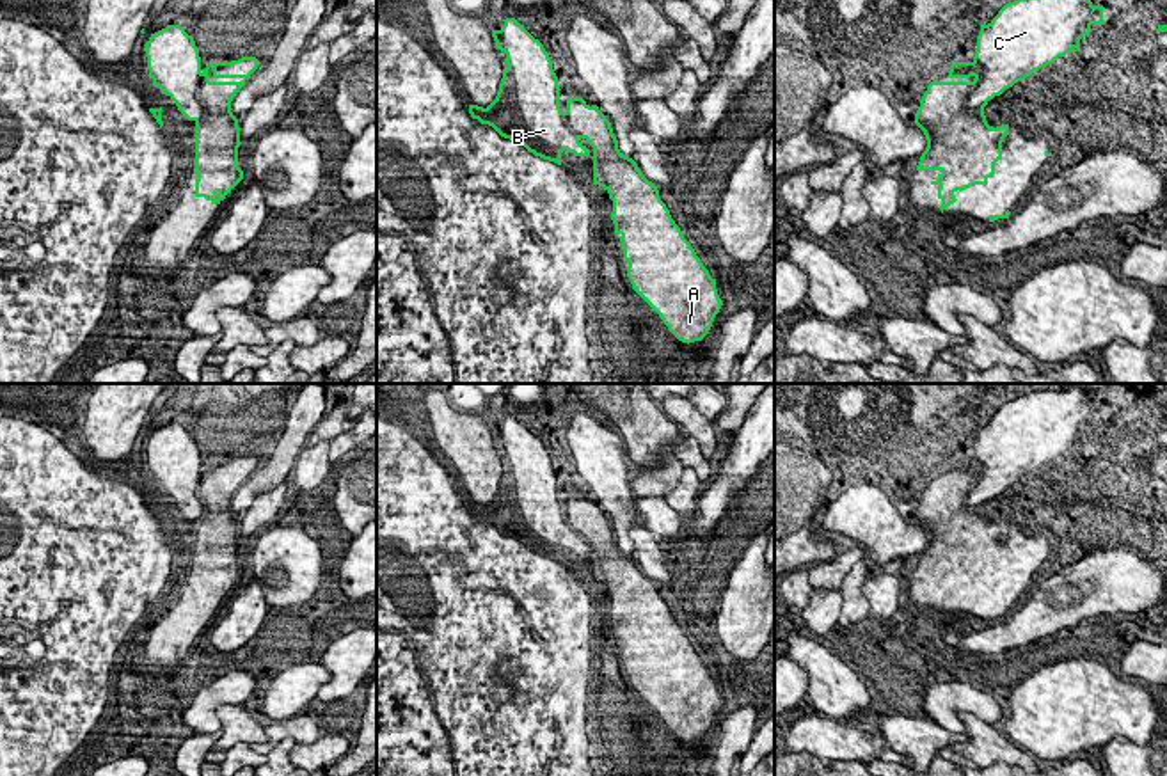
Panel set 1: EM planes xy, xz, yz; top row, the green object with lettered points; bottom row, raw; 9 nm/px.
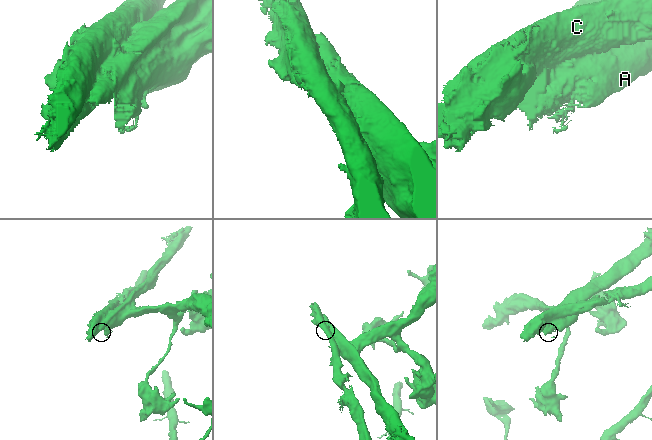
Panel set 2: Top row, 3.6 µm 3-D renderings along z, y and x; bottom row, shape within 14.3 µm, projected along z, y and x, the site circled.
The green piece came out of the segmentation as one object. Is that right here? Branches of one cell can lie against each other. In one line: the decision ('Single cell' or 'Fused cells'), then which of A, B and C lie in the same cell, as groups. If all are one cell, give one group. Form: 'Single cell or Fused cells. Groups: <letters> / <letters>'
Fused cells. Groups: A / B C

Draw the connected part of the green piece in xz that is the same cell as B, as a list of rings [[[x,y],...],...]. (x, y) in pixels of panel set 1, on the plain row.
[[[506,416],[504,423],[499,428],[492,428],[496,446],[506,451],[504,460],[508,462],[503,467],[503,476],[496,497],[487,504],[469,503],[469,511],[472,517],[478,517],[481,522],[492,524],[501,534],[515,538],[524,543],[535,554],[554,559],[561,563],[561,550],[567,547],[574,554],[593,554],[593,582],[607,588],[607,570],[611,563],[622,556],[618,547],[618,538],[613,531],[611,520],[599,508],[597,503],[588,503],[583,495],[567,495],[567,508],[560,506],[560,483],[558,474],[552,467],[552,458],[545,449],[544,442],[535,437],[524,423],[515,416]]]

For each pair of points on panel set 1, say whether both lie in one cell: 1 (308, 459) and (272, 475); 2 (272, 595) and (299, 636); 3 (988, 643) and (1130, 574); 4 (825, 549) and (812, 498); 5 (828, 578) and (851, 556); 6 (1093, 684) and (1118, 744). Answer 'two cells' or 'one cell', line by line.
1: two cells
2: one cell
3: one cell
4: one cell
5: one cell
6: two cells

